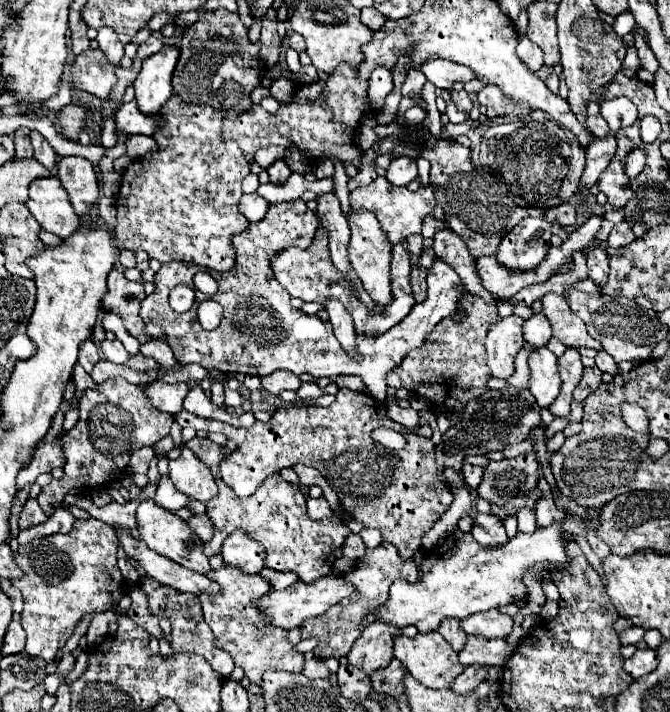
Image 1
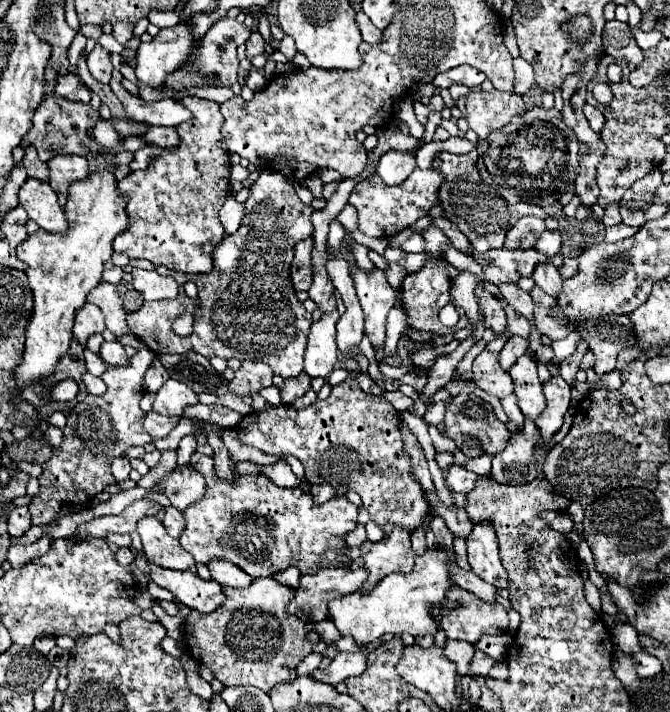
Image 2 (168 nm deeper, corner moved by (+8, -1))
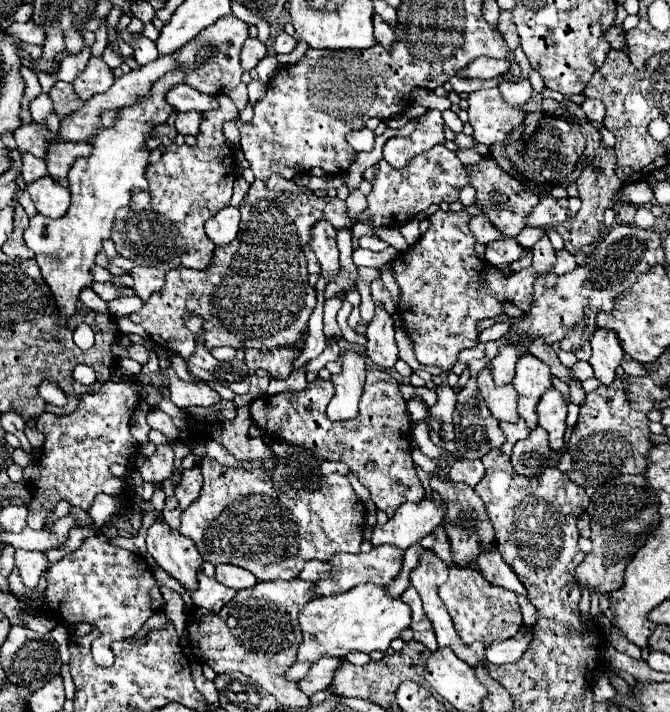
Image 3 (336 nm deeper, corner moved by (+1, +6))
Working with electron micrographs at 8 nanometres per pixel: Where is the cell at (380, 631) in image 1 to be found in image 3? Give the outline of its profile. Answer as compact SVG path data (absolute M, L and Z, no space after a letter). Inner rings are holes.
M320 658L318 662L312 664L310 672L306 674L306 678L302 678L298 682L300 690L306 696L312 696L318 690L328 688L328 684L334 680L334 674L340 668L340 664L342 664L342 658Z

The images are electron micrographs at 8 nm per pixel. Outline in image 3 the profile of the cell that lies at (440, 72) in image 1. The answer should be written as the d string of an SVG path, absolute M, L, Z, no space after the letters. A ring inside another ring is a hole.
M480 56L468 66L464 66L462 70L458 70L458 76L460 78L494 78L494 76L506 74L508 68L510 64L506 60L492 60L492 58Z

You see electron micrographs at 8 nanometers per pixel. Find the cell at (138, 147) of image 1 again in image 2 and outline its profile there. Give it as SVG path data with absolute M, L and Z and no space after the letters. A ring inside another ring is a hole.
M149 127L149 131L145 133L145 139L151 145L157 145L161 149L177 147L177 143L179 143L177 129L173 129L173 127Z

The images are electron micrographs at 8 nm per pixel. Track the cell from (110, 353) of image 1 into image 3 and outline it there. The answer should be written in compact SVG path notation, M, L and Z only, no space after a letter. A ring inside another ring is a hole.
M130 344L128 348L128 358L140 362L140 364L146 364L148 362L148 352L144 350L144 346L138 346L138 344Z

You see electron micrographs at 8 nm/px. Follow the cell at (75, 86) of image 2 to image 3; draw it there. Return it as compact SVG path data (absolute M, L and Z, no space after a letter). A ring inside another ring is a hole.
M58 80L52 90L48 92L48 96L54 100L54 110L60 118L64 118L66 114L74 112L76 108L82 108L84 106L84 100L76 94L74 86L70 82L62 82Z

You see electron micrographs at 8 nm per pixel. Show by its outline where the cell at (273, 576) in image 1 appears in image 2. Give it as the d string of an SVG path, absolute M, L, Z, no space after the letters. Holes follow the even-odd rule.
M287 567L285 571L279 571L279 573L273 575L273 577L275 577L279 583L285 583L285 585L297 589L297 587L299 587L299 579L301 579L301 571L299 571L297 567Z

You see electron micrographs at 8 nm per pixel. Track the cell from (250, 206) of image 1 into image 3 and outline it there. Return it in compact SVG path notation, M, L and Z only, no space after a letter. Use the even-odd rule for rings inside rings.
M238 206L222 208L206 224L206 232L216 246L230 244L238 236L238 230L240 230L240 208Z

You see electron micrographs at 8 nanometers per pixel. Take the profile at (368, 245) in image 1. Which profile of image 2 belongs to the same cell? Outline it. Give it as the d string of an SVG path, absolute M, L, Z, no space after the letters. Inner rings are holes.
M355 267L353 281L365 315L365 335L375 349L383 347L387 313L397 301L395 291L387 283L385 273L381 269L375 269L367 275L359 267Z

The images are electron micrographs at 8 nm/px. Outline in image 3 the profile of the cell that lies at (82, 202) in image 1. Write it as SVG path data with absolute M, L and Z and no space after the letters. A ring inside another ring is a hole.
M86 142L56 144L56 148L52 148L52 152L46 156L46 164L48 164L50 176L60 186L68 188L68 172L72 168L72 164L82 156L90 156L90 152L92 152L92 146L86 144Z

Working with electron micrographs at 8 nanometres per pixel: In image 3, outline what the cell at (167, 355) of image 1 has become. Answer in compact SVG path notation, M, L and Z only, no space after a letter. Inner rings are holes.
M196 336L196 350L186 360L186 366L188 374L202 382L218 382L236 394L248 392L250 370L246 368L246 364L238 360L228 360L228 362L216 360L204 346L202 336Z

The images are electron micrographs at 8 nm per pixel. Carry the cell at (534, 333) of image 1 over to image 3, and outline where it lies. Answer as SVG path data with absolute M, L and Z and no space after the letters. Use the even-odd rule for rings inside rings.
M514 344L500 346L500 354L492 360L492 374L496 384L508 384L514 378L518 356L520 356L520 350Z

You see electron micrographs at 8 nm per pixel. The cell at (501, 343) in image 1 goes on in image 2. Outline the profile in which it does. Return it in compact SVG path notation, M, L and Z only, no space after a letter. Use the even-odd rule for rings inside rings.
M483 351L475 361L473 361L473 383L487 391L489 395L495 395L499 399L507 397L513 391L513 381L511 377L499 367L497 363L497 353Z

